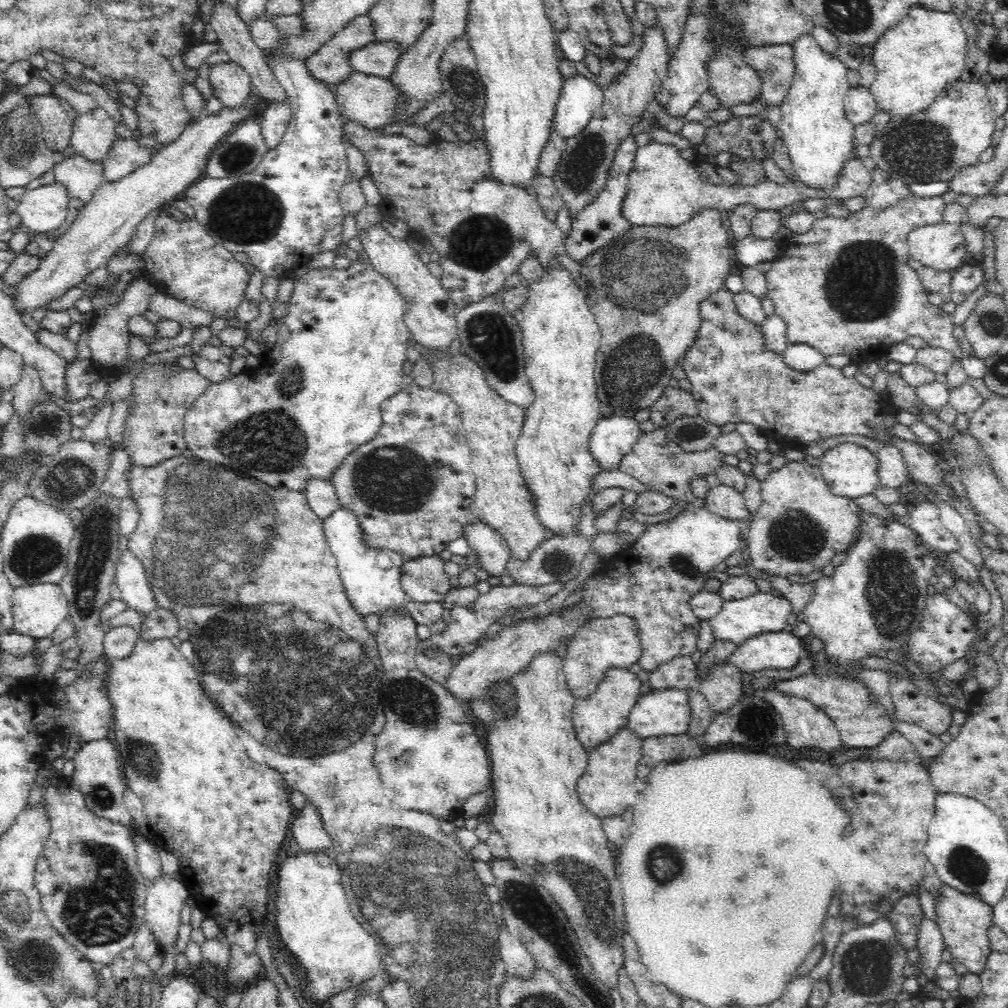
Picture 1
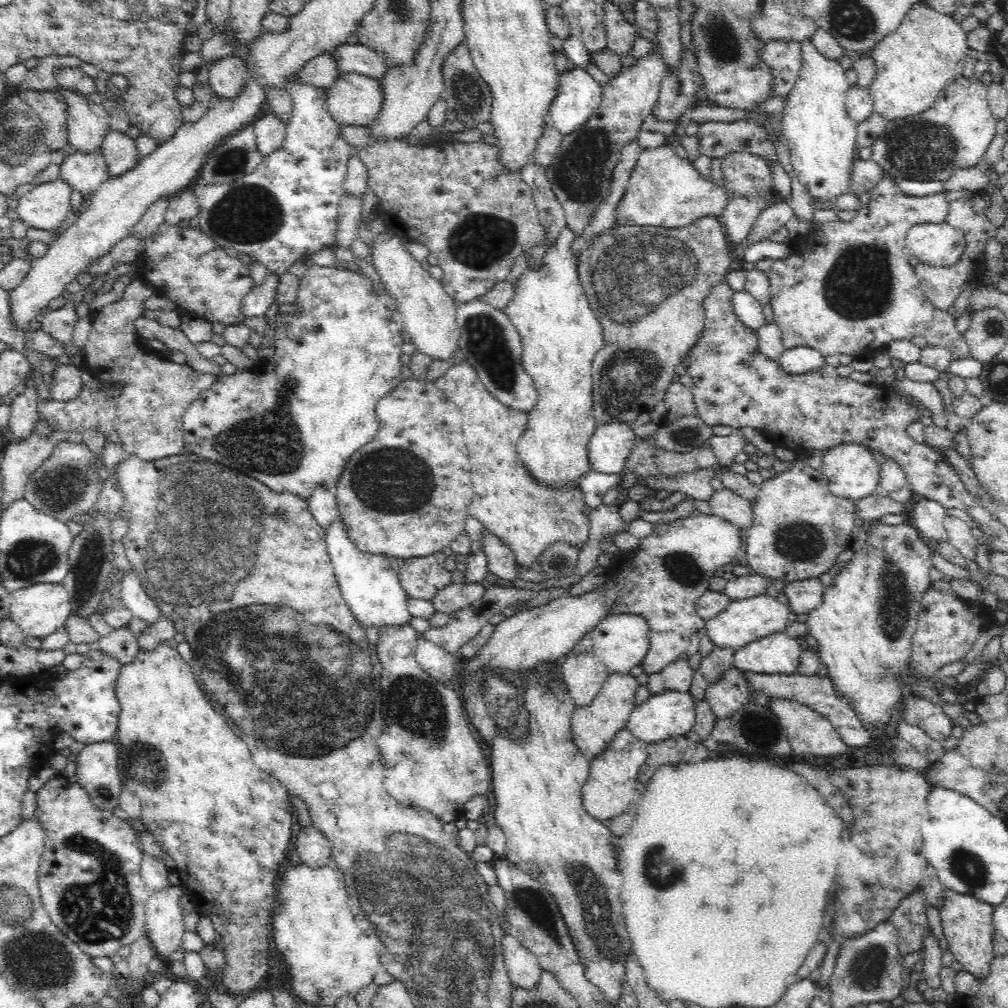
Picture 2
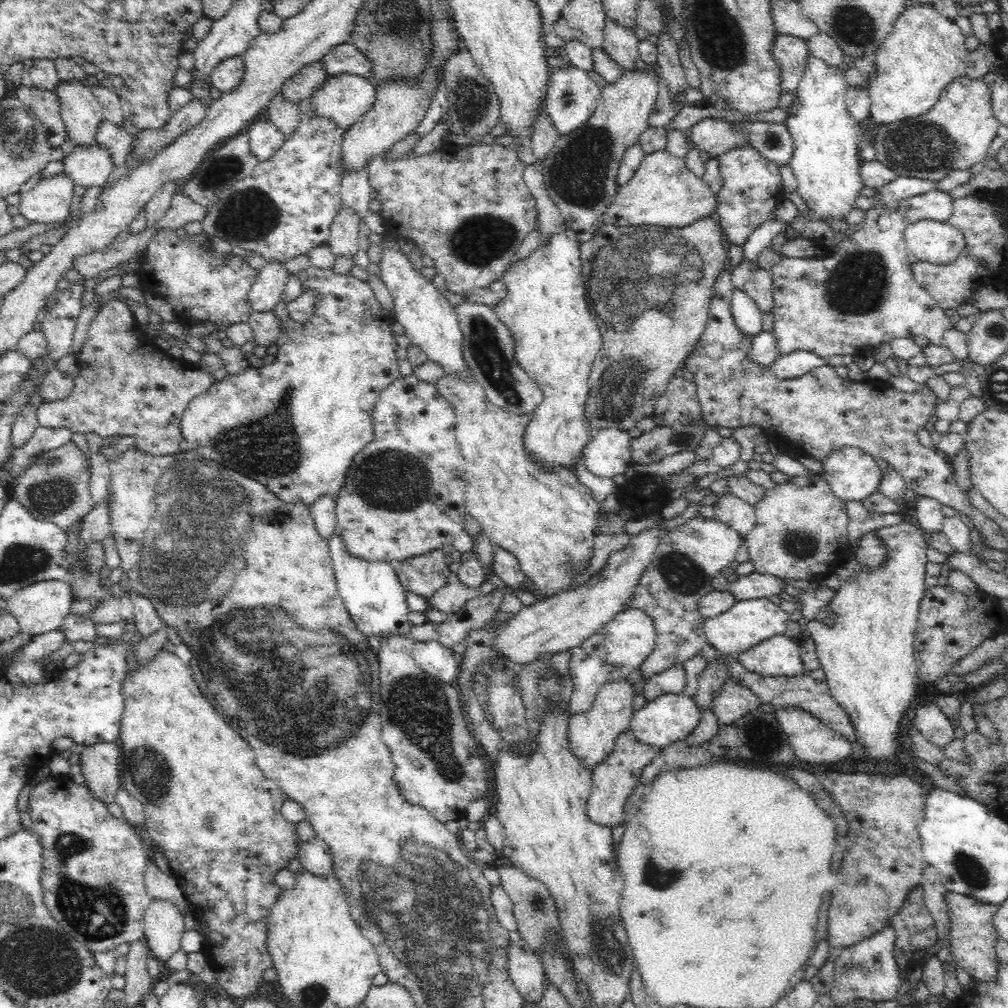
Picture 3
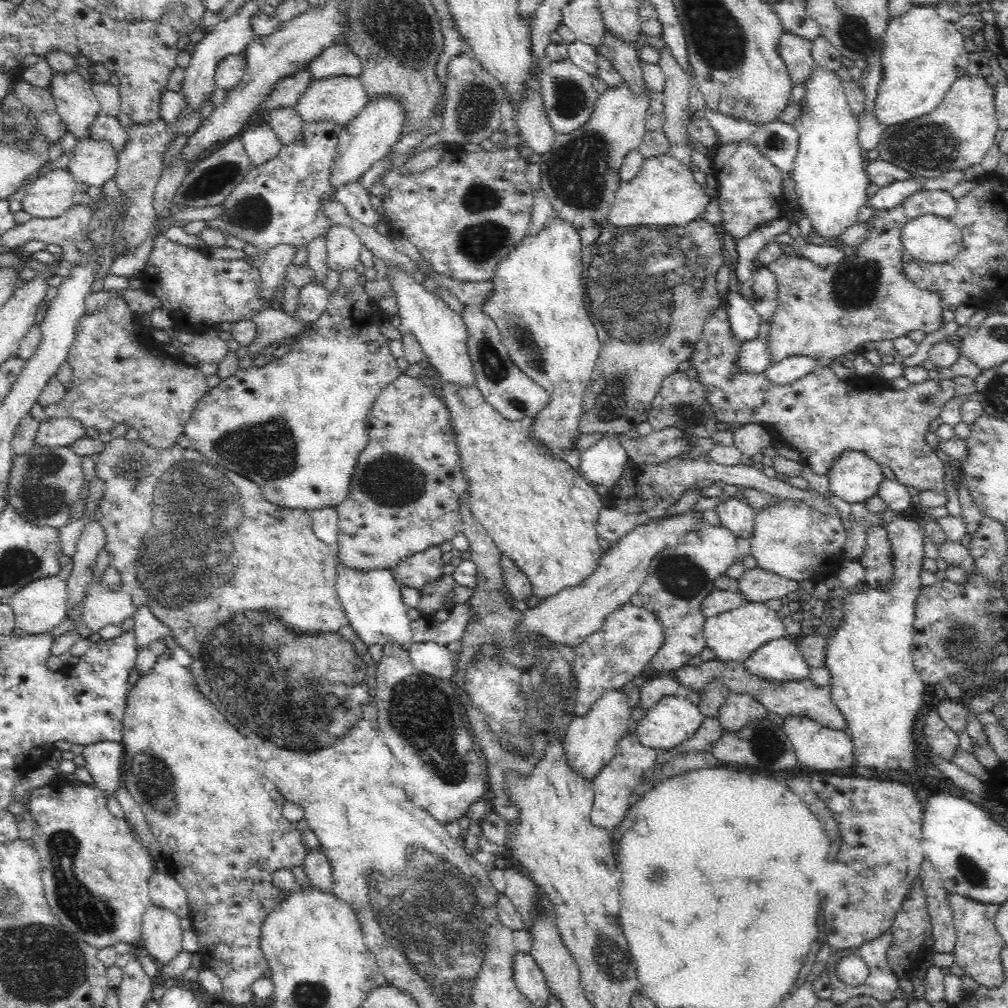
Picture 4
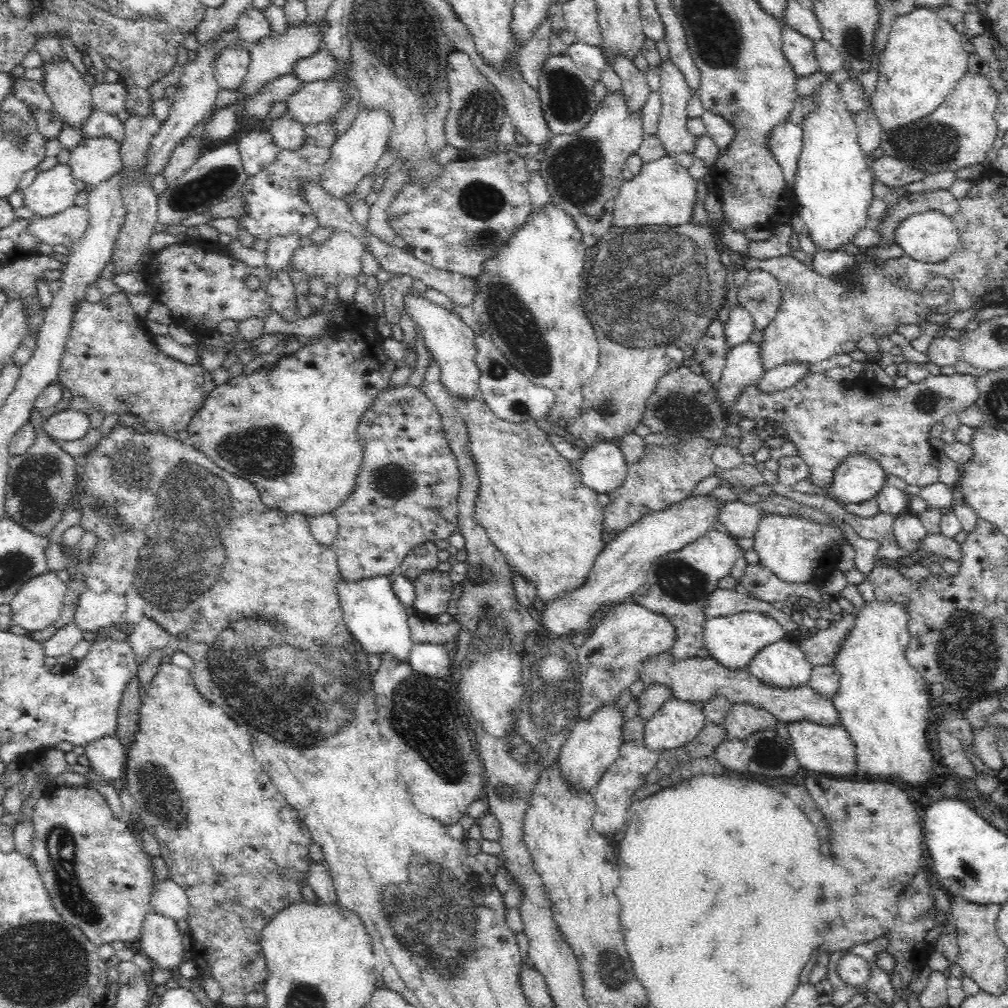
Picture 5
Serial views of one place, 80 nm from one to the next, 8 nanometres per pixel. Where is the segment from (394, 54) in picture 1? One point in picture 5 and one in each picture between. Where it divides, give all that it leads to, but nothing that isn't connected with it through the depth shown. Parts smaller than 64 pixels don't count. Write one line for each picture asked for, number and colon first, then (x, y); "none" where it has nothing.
2: (351, 57)
3: (344, 59)
4: (336, 60)
5: (320, 66)

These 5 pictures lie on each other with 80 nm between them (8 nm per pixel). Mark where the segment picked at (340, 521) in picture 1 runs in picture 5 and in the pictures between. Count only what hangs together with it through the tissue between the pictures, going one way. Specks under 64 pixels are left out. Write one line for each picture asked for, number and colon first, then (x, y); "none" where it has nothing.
2: (370, 582)
3: (376, 600)
4: (371, 600)
5: (376, 619)

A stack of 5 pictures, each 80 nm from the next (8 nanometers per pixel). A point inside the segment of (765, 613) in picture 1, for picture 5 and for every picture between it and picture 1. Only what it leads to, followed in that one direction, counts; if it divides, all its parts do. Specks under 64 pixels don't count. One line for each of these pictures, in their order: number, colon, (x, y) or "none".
2: (742, 622)
3: (748, 623)
4: (734, 636)
5: (733, 641)

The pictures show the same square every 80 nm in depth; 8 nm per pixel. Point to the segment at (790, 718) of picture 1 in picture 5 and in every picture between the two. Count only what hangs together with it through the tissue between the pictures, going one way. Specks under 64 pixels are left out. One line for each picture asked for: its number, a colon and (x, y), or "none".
2: (810, 735)
3: (814, 743)
4: (823, 749)
5: (829, 750)

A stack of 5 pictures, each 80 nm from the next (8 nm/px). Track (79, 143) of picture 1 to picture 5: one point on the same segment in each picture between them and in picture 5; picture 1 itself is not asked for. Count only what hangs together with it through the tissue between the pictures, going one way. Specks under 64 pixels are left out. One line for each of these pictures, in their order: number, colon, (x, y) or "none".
2: (86, 123)
3: (81, 111)
4: (75, 102)
5: (71, 96)

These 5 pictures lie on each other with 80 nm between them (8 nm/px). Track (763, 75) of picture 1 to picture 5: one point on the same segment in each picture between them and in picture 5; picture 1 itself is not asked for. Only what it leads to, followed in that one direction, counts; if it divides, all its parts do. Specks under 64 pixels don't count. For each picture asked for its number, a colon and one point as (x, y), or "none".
2: (784, 56)
3: (791, 52)
4: (796, 53)
5: (798, 49)

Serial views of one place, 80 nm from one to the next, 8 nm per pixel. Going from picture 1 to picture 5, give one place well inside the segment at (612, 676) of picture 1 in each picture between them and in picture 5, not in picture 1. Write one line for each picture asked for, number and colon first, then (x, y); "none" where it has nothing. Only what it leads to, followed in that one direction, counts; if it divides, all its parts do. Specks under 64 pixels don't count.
2: (592, 728)
3: (592, 735)
4: (591, 741)
5: (592, 746)

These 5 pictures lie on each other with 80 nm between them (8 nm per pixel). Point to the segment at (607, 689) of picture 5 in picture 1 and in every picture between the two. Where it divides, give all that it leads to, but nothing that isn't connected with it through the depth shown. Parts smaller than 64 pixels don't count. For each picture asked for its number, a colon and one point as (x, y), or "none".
1: (612, 642)
2: (618, 644)
3: (619, 648)
4: (631, 636)

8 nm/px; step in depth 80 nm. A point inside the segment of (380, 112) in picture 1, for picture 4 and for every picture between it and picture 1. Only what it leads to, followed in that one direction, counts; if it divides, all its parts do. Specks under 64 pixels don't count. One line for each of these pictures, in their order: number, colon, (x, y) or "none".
2: (353, 99)
3: (344, 98)
4: (339, 99)

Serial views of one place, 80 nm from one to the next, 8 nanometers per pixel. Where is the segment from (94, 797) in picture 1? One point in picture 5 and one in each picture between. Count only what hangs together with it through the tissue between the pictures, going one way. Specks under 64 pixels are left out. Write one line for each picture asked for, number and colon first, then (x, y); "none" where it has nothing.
2: (98, 769)
3: (101, 763)
4: (104, 760)
5: (108, 757)

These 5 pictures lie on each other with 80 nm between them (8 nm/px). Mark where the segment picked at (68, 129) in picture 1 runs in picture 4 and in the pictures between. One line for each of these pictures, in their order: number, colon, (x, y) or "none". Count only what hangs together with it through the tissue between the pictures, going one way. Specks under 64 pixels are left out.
2: (49, 106)
3: (44, 104)
4: (37, 100)

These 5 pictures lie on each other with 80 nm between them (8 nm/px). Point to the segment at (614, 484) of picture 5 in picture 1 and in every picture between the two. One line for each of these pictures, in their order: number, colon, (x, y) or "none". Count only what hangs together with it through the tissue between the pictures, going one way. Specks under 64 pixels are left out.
1: (614, 436)
2: (608, 449)
3: (607, 454)
4: (604, 463)

